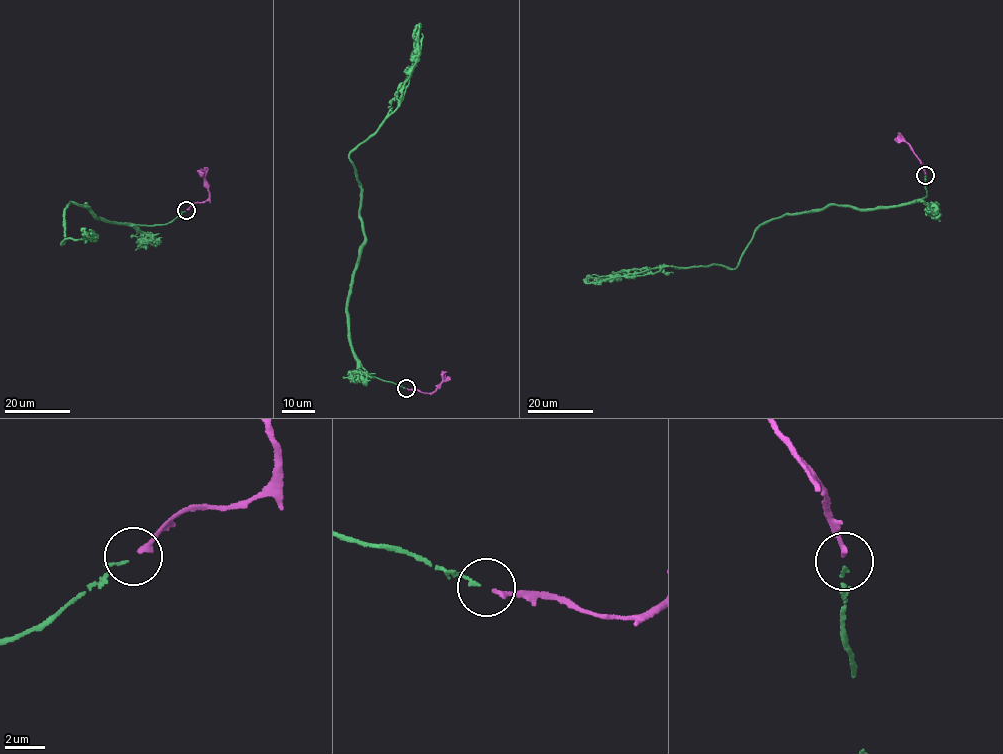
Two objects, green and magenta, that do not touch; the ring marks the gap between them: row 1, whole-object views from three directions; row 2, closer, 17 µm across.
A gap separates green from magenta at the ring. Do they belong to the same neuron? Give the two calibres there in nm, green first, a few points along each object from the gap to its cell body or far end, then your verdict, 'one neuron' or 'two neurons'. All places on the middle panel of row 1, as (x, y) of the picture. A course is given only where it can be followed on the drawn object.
calibres 140 and 260 nm; course green (405, 388), (371, 375), (352, 346), (347, 298), (364, 240), (349, 154), (402, 97), (420, 22); course magenta (407, 389), (428, 393), (434, 391), (441, 385), (442, 371); one neuron

